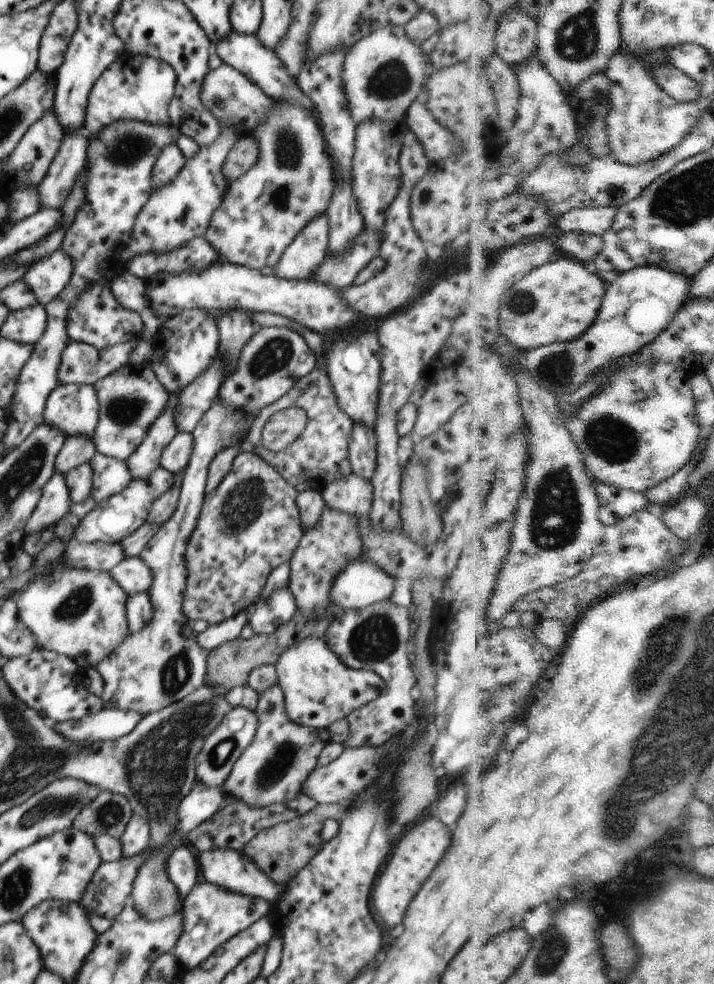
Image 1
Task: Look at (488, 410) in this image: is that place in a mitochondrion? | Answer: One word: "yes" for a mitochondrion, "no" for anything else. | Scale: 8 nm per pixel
no

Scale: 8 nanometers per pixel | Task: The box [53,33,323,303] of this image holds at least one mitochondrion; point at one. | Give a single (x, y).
(125, 149)

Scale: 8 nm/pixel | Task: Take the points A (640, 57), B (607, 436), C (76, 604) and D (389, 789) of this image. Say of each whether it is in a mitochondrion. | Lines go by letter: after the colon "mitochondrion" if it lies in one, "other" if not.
A: other
B: mitochondrion
C: mitochondrion
D: other

